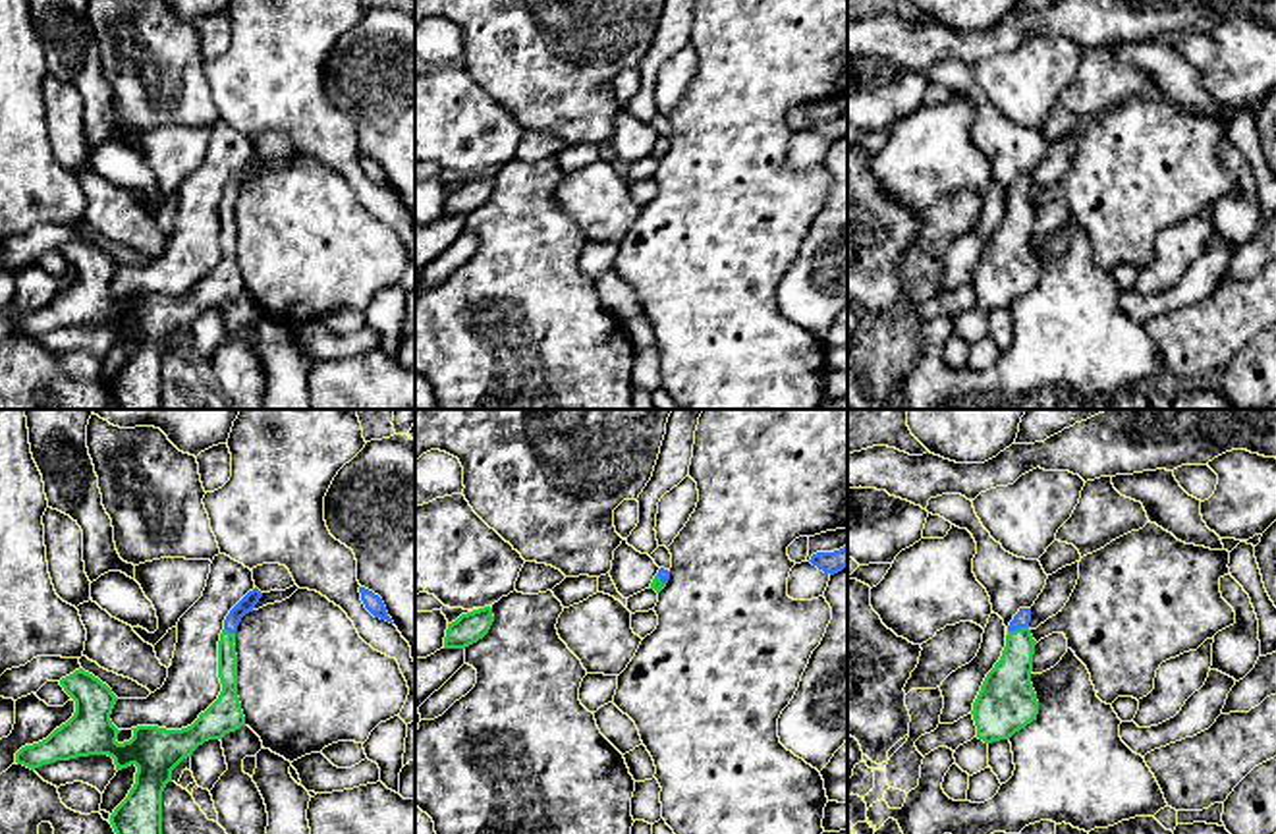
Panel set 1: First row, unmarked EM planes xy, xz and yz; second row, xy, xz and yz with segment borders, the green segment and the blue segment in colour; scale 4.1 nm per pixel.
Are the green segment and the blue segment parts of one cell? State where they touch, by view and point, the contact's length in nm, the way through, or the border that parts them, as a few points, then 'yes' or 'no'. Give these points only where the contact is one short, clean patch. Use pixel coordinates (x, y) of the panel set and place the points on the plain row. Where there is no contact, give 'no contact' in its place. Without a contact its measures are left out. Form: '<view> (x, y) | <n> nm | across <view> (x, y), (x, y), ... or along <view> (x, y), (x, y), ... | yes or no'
yz (1020, 195) | 90 nm | across yz (1008, 253), (1020, 217), (1020, 195), (1022, 186) | yes

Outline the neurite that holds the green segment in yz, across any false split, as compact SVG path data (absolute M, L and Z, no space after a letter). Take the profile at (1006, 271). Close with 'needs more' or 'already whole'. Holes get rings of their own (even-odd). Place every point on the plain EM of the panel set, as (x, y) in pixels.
M1019 176L1008 193L1002 224L986 241L973 270L977 305L985 311L1010 307L1037 288L1039 268L1031 251L1037 208L1029 189L1031 176Z; needs more

